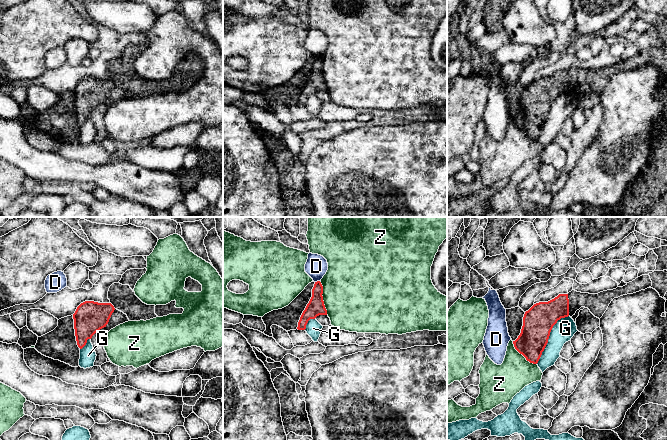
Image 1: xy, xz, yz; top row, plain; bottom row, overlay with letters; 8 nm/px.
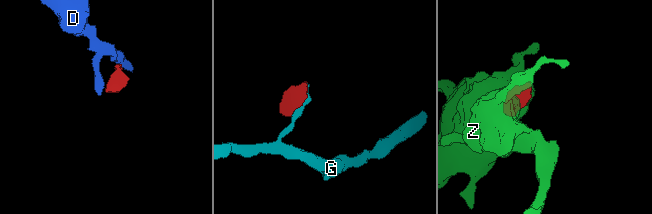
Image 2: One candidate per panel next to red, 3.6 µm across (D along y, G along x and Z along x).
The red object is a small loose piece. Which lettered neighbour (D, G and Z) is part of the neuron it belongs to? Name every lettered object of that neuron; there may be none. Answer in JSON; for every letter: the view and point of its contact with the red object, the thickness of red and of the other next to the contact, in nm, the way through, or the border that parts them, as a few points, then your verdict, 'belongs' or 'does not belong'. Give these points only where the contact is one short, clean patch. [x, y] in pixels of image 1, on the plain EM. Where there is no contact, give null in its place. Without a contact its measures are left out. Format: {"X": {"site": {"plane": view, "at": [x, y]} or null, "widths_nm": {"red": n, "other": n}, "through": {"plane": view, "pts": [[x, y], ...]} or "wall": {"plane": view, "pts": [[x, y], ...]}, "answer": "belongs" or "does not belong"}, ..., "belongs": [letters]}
{"D": {"site": {"plane": "xz", "at": [317, 57]}, "widths_nm": {"red": 140, "other": 180}, "wall": {"plane": "xz", "pts": [[319, 56], [315, 58]]}, "answer": "does not belong"}, "G": {"site": {"plane": "yz", "at": [548, 113]}, "widths_nm": {"red": 240, "other": 170}, "answer": "does not belong"}, "Z": {"site": {"plane": "xz", "at": [322, 74]}, "widths_nm": {"red": 140, "other": 480}, "answer": "does not belong"}, "belongs": []}

